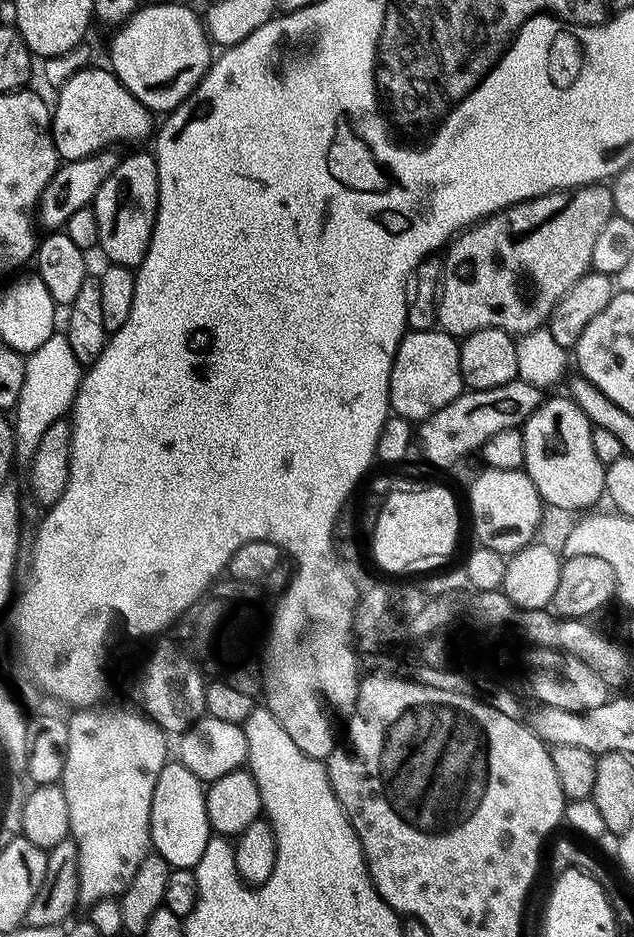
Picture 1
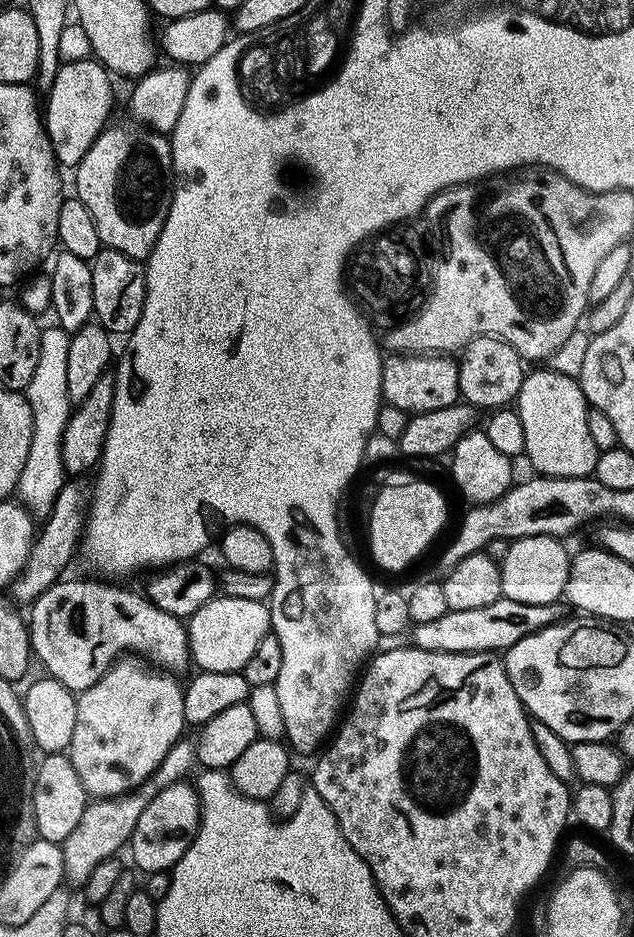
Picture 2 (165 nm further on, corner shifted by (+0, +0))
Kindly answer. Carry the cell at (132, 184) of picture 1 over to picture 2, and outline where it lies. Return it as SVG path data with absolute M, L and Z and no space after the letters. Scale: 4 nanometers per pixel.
M136 122L127 123L109 123L94 142L94 146L90 146L82 162L76 165L74 196L83 202L90 214L94 214L94 226L98 226L98 238L103 247L113 248L144 262L154 250L158 234L162 234L162 226L166 222L166 214L172 201L172 142L163 132L155 132L154 129Z

